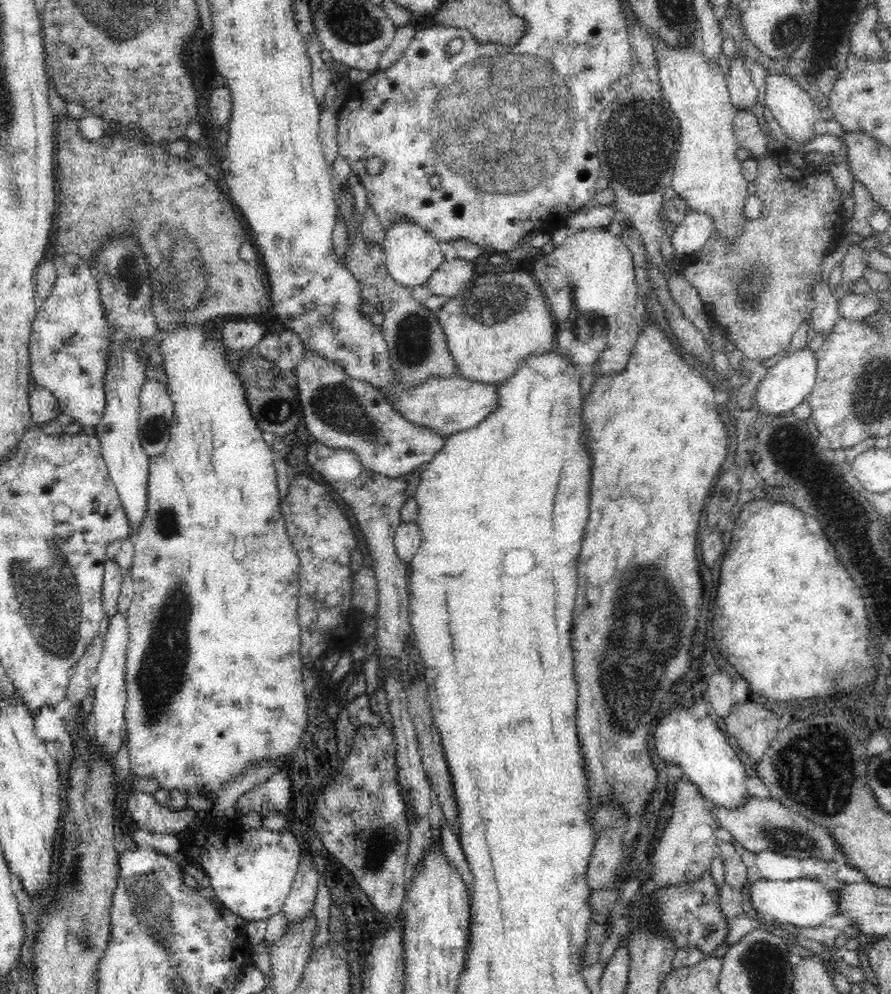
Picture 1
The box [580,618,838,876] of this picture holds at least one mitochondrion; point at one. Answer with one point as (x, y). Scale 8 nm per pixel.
(785, 838)

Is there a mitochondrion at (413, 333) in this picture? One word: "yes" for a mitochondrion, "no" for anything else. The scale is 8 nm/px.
yes

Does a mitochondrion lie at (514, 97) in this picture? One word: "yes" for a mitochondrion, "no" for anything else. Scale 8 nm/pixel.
yes

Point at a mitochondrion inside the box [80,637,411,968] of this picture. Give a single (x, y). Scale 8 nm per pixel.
(149, 907)

